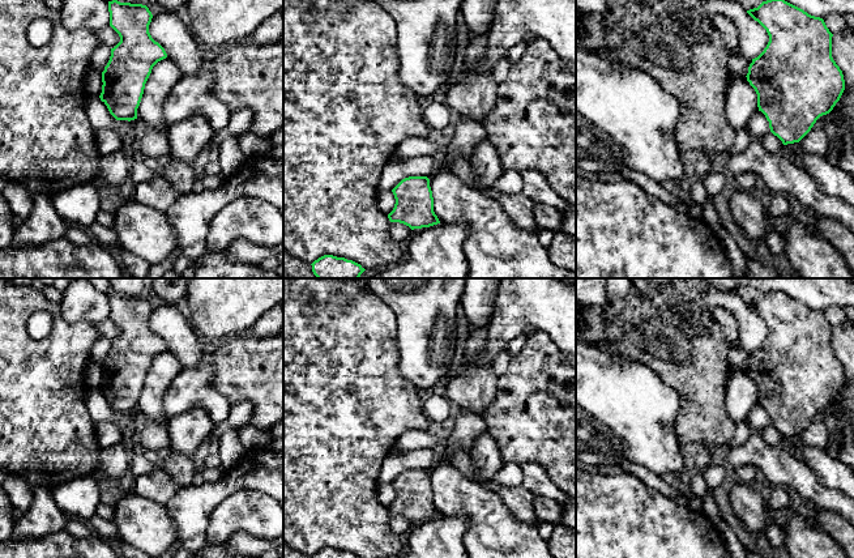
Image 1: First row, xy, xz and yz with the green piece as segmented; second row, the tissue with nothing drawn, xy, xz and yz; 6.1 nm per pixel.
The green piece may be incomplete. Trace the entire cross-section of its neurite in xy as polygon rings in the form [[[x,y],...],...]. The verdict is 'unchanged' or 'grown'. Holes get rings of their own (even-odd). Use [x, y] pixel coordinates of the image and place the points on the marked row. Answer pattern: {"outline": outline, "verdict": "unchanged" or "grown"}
{"outline": [[[112,0],[108,1],[108,12],[110,26],[119,34],[120,42],[111,48],[110,60],[102,72],[103,85],[99,98],[116,120],[131,122],[137,119],[137,108],[153,67],[166,59],[167,54],[149,33],[153,14],[146,5]]], "verdict": "unchanged"}

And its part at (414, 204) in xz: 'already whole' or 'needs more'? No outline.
already whole

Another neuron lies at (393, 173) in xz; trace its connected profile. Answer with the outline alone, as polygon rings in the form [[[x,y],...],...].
[[[420,156],[409,161],[389,162],[383,170],[379,192],[392,191],[402,179],[409,176],[430,176],[435,161],[430,156]]]

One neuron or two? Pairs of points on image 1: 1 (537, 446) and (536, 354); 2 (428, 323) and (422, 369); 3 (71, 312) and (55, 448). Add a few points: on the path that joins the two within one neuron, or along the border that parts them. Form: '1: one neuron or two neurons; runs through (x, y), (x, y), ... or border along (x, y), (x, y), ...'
1: one neuron; runs through (537, 424), (537, 401), (529, 393), (536, 377)
2: one neuron; runs through (425, 335), (425, 357)
3: two neurons; border along (59, 303), (68, 322), (94, 326)

